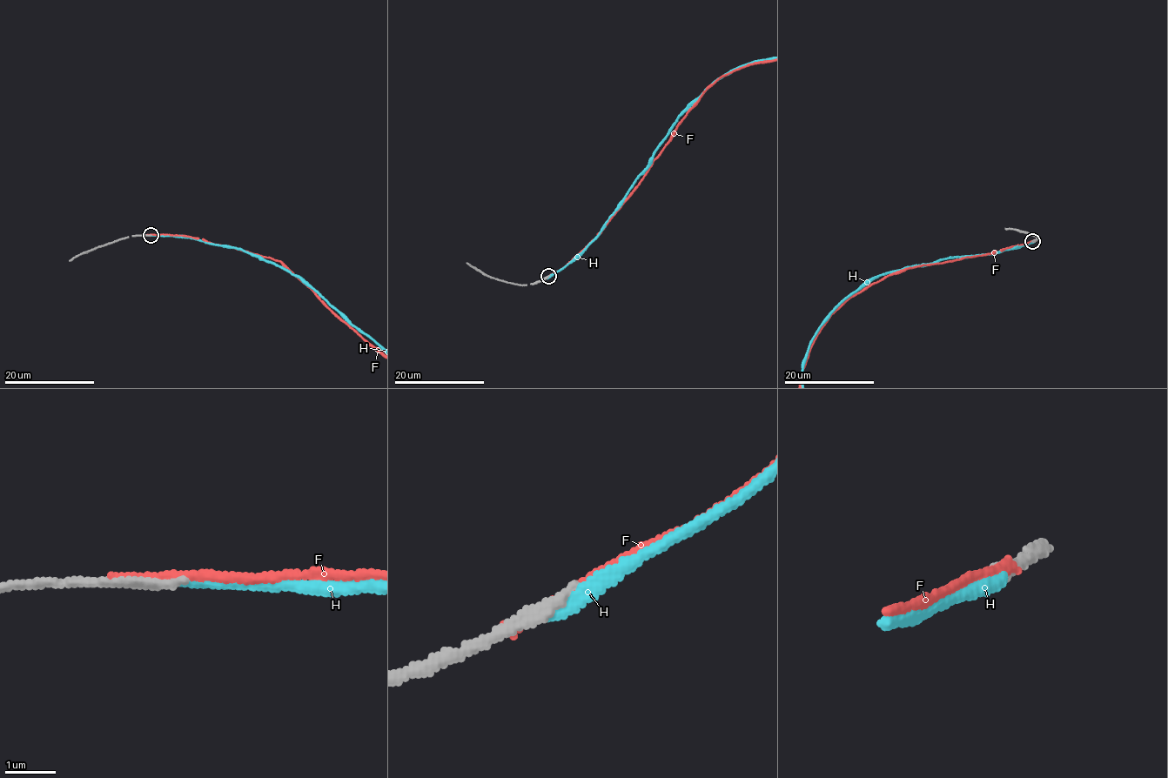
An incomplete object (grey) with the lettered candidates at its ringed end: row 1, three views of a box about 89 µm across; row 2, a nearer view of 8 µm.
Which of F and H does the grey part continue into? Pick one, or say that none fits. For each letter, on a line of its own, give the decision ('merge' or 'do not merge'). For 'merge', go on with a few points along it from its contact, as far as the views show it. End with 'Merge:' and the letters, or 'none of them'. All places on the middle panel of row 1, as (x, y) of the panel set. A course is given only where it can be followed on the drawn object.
F: do not merge
H: do not merge
Merge: none of them

